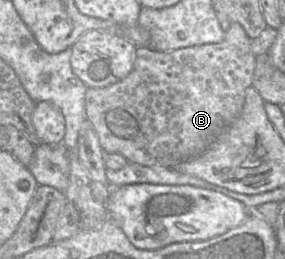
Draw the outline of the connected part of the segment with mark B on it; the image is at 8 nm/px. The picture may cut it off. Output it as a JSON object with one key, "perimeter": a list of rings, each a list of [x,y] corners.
{"perimeter":[[[233,23],[224,40],[220,43],[196,45],[174,51],[162,52],[150,47],[138,47],[134,67],[131,73],[124,79],[110,86],[95,88],[87,87],[85,93],[85,109],[87,120],[91,123],[95,130],[99,143],[105,152],[119,153],[129,162],[137,163],[143,166],[153,167],[170,167],[174,168],[182,162],[195,158],[204,153],[219,134],[232,124],[241,114],[247,88],[252,86],[253,74],[256,65],[256,56],[250,48],[250,38],[247,36],[244,28],[239,23]]]}

